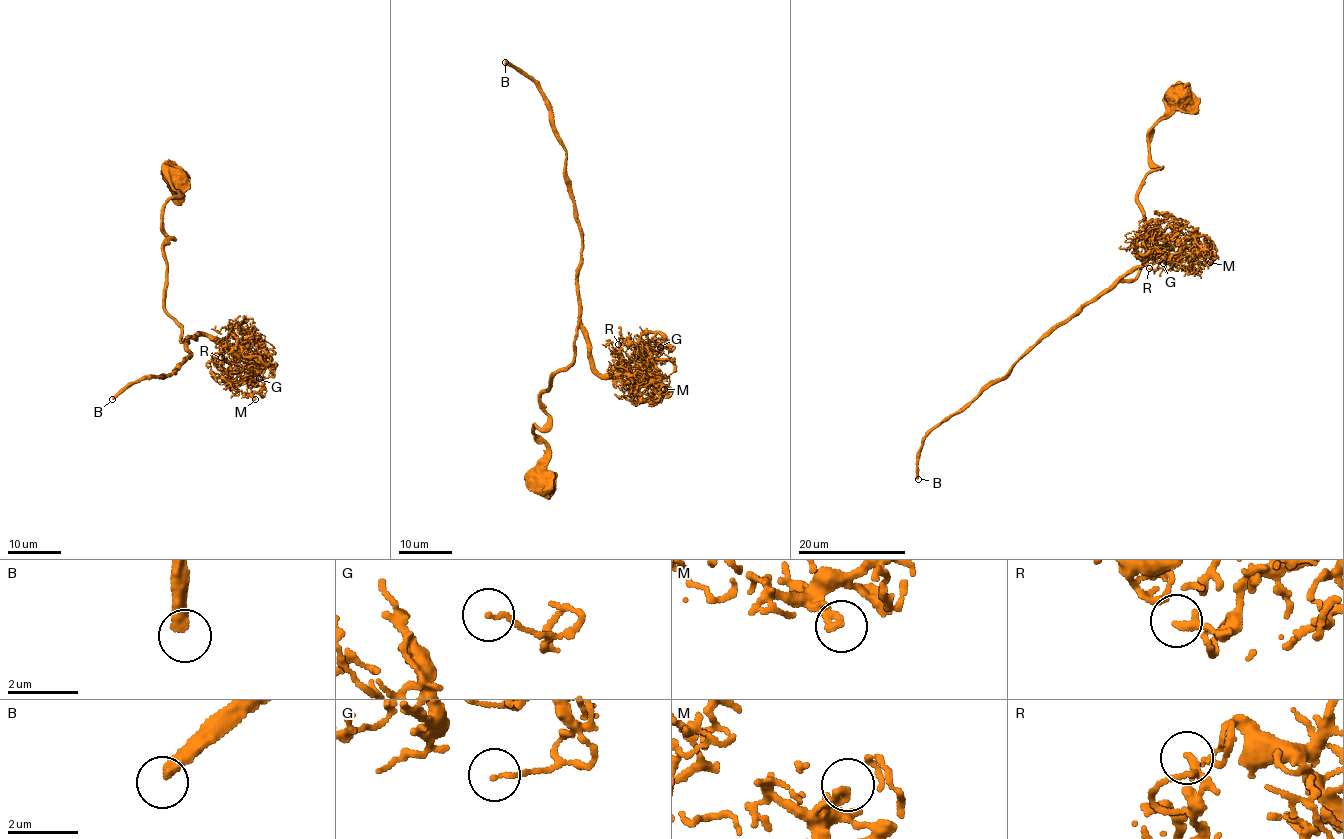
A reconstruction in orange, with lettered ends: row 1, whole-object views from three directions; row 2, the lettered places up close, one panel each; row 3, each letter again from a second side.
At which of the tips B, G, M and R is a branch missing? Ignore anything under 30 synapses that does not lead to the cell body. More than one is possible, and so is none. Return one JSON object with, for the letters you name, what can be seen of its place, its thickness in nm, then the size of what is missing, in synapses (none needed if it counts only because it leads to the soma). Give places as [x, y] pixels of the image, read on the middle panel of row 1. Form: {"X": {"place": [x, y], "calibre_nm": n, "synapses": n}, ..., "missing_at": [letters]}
{"B": {"place": [505, 62], "calibre_nm": 360, "synapses": 2500}, "missing_at": ["B"]}

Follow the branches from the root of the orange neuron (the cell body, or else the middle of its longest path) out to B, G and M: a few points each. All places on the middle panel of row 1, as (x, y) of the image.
B: (541, 480), (546, 447), (533, 430), (546, 422), (543, 390), (574, 356), (582, 232), (544, 99), (505, 62)
G: (541, 480), (541, 396), (573, 359), (577, 330), (599, 373), (670, 351), (660, 347)
M: (541, 480), (546, 447), (533, 430), (546, 422), (541, 396), (573, 359), (578, 328), (599, 373), (664, 389)

